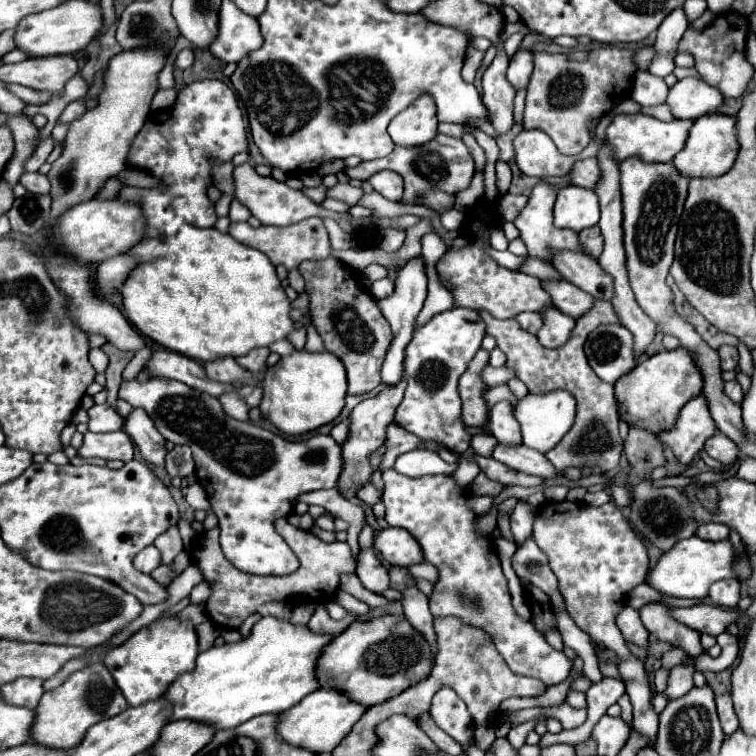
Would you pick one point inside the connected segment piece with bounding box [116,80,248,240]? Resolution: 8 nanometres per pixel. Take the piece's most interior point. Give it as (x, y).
(205, 120)

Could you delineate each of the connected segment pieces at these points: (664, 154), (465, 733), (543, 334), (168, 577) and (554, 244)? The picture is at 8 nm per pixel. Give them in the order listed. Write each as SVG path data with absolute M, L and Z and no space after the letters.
M616 114L614 120L606 128L606 142L612 146L616 162L624 162L626 158L638 156L644 162L670 162L674 154L684 146L692 120L672 120L662 122L654 116L646 114Z
M440 688L440 692L434 694L430 714L446 734L450 734L458 744L462 744L464 752L472 746L474 742L472 716L466 710L466 704L458 698L458 694L452 692L452 688Z
M546 308L540 312L544 316L544 326L540 328L538 342L544 348L560 348L568 342L568 336L572 334L574 328L574 320L562 312L558 312L558 308Z
M162 564L162 566L158 566L150 576L154 578L154 580L158 580L158 584L162 584L162 586L168 586L170 582L172 582L172 566L168 566L168 564Z
M540 182L540 184L534 186L526 208L514 220L514 226L520 230L520 238L524 240L526 248L528 248L528 254L532 258L538 258L538 260L546 262L546 264L550 264L554 252L560 252L560 250L576 250L576 252L586 254L584 248L580 248L578 232L572 232L572 230L556 228L554 226L554 222L552 222L552 206L554 206L554 200L556 200L556 190L550 188L548 184L542 184Z

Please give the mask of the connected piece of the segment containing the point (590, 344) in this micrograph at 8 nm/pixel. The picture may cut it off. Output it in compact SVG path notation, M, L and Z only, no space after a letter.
M618 324L598 326L588 336L584 352L596 376L610 384L614 384L620 376L638 364L634 352L634 336Z

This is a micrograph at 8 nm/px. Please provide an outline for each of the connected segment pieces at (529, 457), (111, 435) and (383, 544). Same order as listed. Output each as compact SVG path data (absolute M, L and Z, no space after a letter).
M498 444L494 454L492 454L498 462L518 470L518 472L526 472L526 474L534 474L540 476L544 480L548 478L560 478L564 474L556 472L556 468L552 468L552 462L548 462L548 458L536 450L522 446L502 446Z
M124 430L108 432L108 434L84 434L84 442L78 448L78 456L90 458L98 456L104 460L122 460L130 462L134 458L134 444Z
M388 528L382 530L374 542L374 546L382 552L384 560L388 564L398 564L398 562L406 562L402 566L412 566L412 564L420 564L424 562L424 556L420 552L420 544L416 542L416 538L404 530L404 528Z

